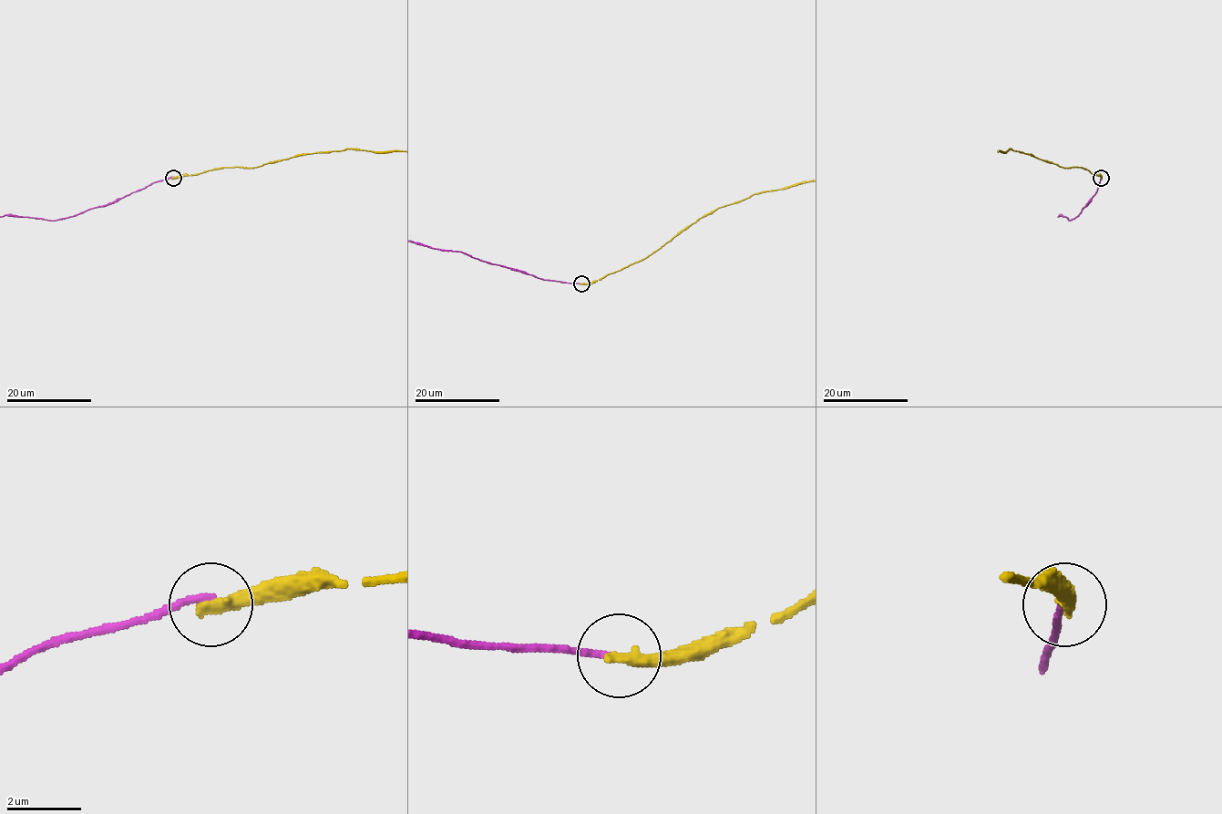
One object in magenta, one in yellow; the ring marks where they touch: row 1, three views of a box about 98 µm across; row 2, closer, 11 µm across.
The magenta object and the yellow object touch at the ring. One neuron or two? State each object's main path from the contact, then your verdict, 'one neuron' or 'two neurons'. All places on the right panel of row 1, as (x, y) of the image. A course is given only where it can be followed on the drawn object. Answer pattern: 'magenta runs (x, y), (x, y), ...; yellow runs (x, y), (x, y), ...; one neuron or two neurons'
two neurons

